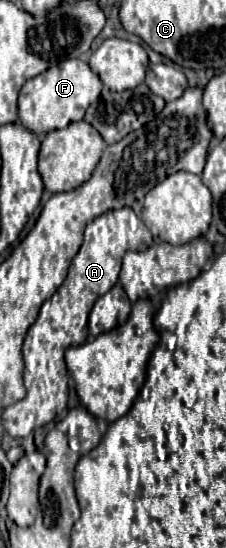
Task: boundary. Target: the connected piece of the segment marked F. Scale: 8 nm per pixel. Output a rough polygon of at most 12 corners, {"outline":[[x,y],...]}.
{"outline":[[82,60],[30,78],[18,114],[34,134],[66,128],[100,98]]}

